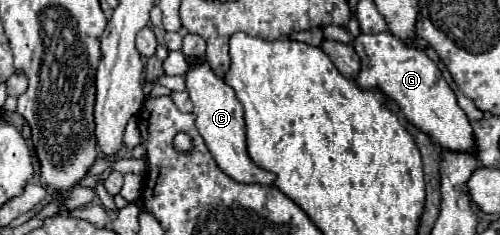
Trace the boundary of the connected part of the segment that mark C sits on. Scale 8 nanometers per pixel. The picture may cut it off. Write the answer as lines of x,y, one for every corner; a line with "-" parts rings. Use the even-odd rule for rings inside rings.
192,58
188,64
188,72
184,74
186,90
190,94
190,100
194,102
194,114
196,114
196,128
202,134
214,162
220,166
224,174
234,178
236,182
244,184
274,184
276,176
268,170
258,168
248,152
246,152
246,136
244,136
244,112
242,104
234,94
234,88
228,86
222,78
218,78
206,58

